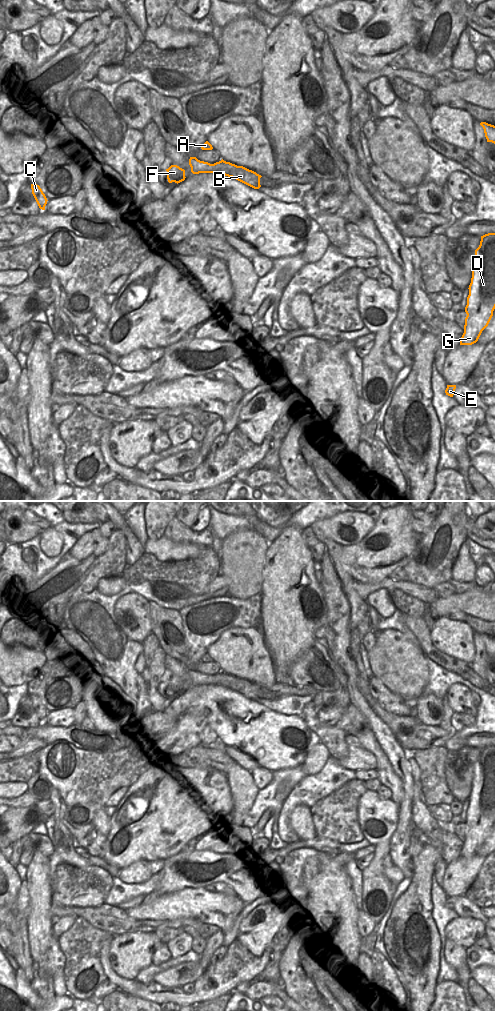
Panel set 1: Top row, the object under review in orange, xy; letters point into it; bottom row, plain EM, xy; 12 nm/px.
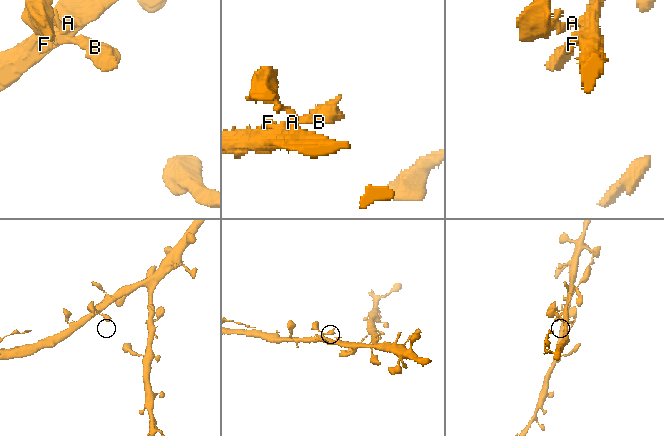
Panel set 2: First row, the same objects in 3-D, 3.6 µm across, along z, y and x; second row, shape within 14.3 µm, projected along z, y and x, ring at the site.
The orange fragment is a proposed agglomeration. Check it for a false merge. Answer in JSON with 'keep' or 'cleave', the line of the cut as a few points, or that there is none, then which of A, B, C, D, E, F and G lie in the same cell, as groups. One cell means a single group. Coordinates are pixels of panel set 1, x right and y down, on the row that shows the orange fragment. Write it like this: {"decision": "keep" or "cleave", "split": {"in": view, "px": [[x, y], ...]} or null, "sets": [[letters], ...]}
{"decision": "keep", "split": null, "sets": [["A", "B", "C", "D", "E", "F", "G"]]}

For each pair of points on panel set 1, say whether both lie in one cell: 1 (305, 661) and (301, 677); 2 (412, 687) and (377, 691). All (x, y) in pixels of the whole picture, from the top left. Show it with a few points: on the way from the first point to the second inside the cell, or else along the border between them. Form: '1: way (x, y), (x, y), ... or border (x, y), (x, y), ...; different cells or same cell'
1: way (305, 665), (305, 669), (301, 673); same cell
2: border (373, 675), (405, 702); different cells

